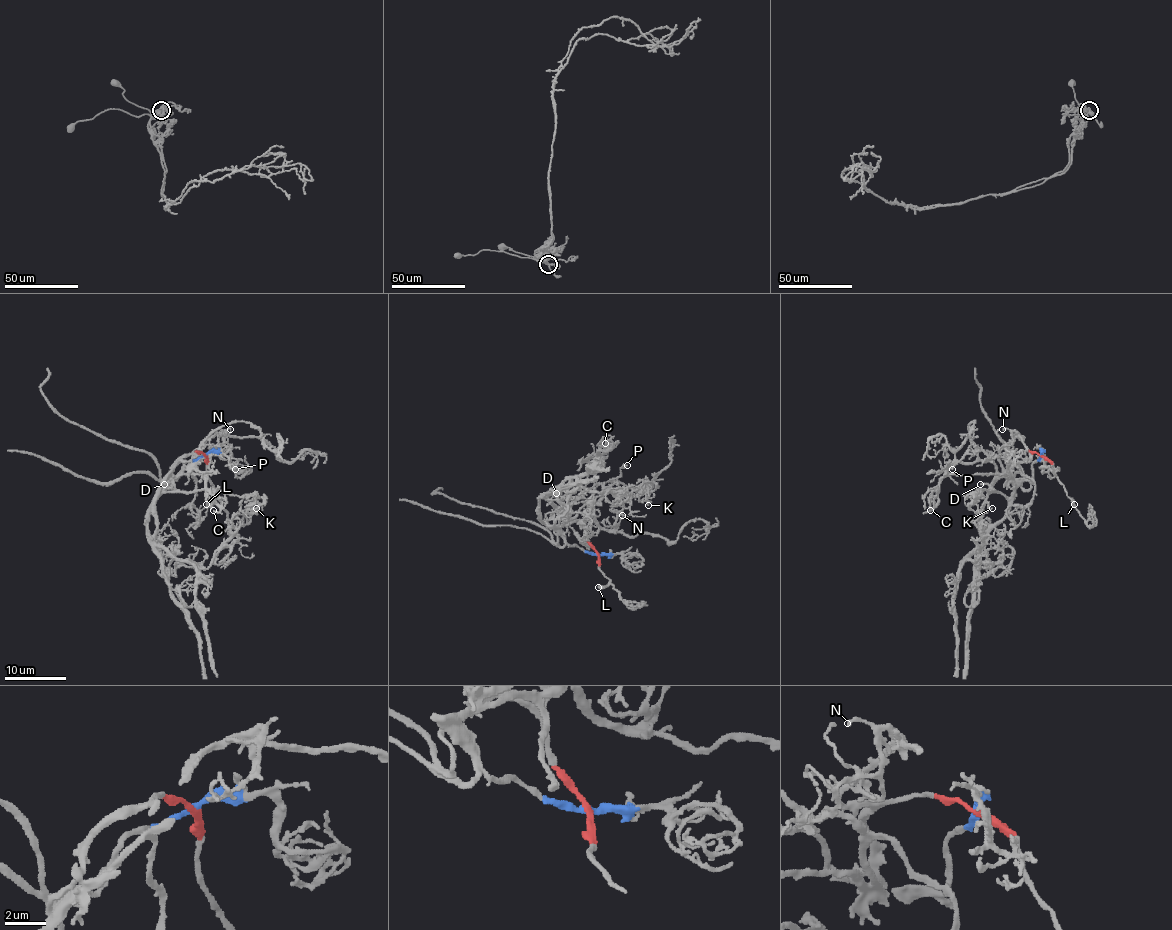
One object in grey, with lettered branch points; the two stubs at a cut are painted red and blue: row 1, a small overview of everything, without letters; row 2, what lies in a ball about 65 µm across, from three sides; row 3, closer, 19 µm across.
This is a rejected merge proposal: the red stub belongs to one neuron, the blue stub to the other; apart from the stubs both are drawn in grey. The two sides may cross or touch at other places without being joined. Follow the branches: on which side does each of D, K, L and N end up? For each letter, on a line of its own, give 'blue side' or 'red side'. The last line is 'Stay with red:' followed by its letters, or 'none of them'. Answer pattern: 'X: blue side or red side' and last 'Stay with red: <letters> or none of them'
D: blue side
K: blue side
L: red side
N: red side
Stay with red: L, N

